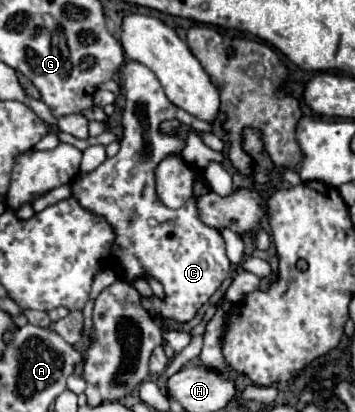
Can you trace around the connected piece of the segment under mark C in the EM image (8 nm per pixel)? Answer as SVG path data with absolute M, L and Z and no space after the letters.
M130 60L124 64L122 86L126 90L126 106L122 116L124 134L120 152L114 158L106 158L90 174L82 174L78 182L72 182L72 196L78 198L84 208L104 216L114 226L116 242L112 256L118 260L120 274L126 282L132 282L144 274L150 274L162 282L166 298L142 298L142 306L152 314L158 310L164 320L188 322L230 274L230 262L220 232L202 224L194 206L196 198L210 190L202 176L196 182L192 200L182 208L172 210L158 200L154 186L154 166L158 166L166 154L180 154L184 148L182 138L164 136L158 132L158 126L164 120L178 120L200 132L210 132L210 124L174 106L166 98L158 78L140 62Z

